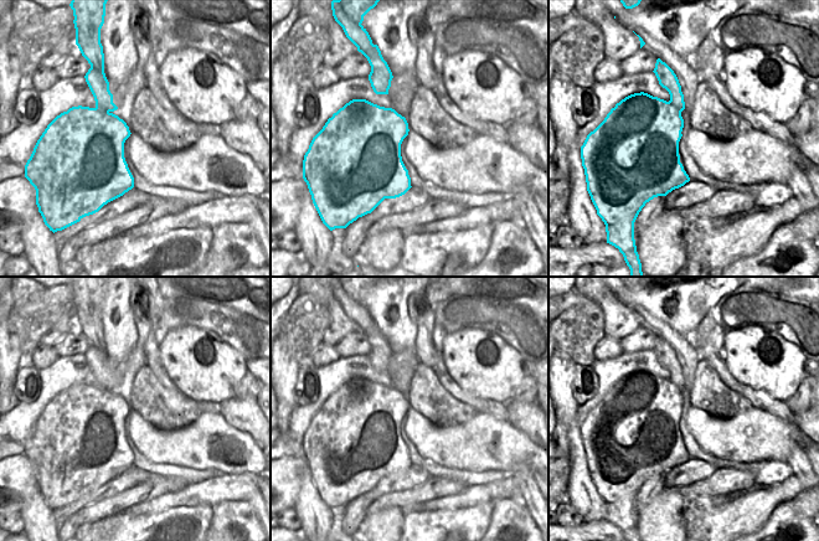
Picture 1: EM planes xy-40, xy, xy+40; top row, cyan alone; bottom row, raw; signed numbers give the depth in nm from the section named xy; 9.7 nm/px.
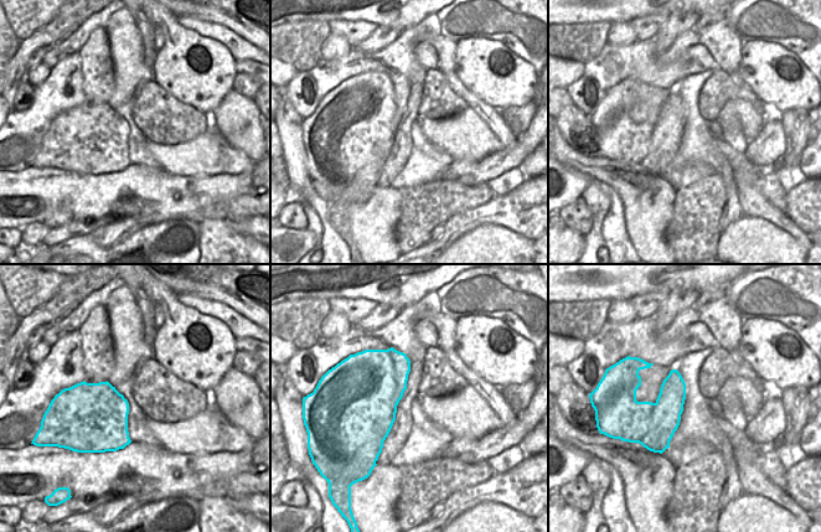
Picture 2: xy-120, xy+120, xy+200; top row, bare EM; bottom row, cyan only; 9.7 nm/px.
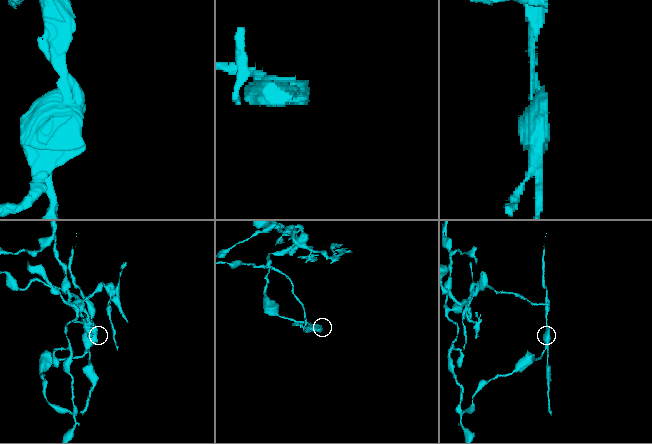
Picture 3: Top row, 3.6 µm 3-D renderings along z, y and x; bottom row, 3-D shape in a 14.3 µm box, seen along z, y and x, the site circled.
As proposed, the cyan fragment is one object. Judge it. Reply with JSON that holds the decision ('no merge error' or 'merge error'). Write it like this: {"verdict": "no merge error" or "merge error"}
{"verdict": "merge error"}

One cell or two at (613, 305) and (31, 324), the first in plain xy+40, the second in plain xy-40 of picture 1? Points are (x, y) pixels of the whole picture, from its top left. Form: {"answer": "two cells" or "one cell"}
{"answer": "two cells"}

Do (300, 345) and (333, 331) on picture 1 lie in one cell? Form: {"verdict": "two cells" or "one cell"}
{"verdict": "two cells"}

